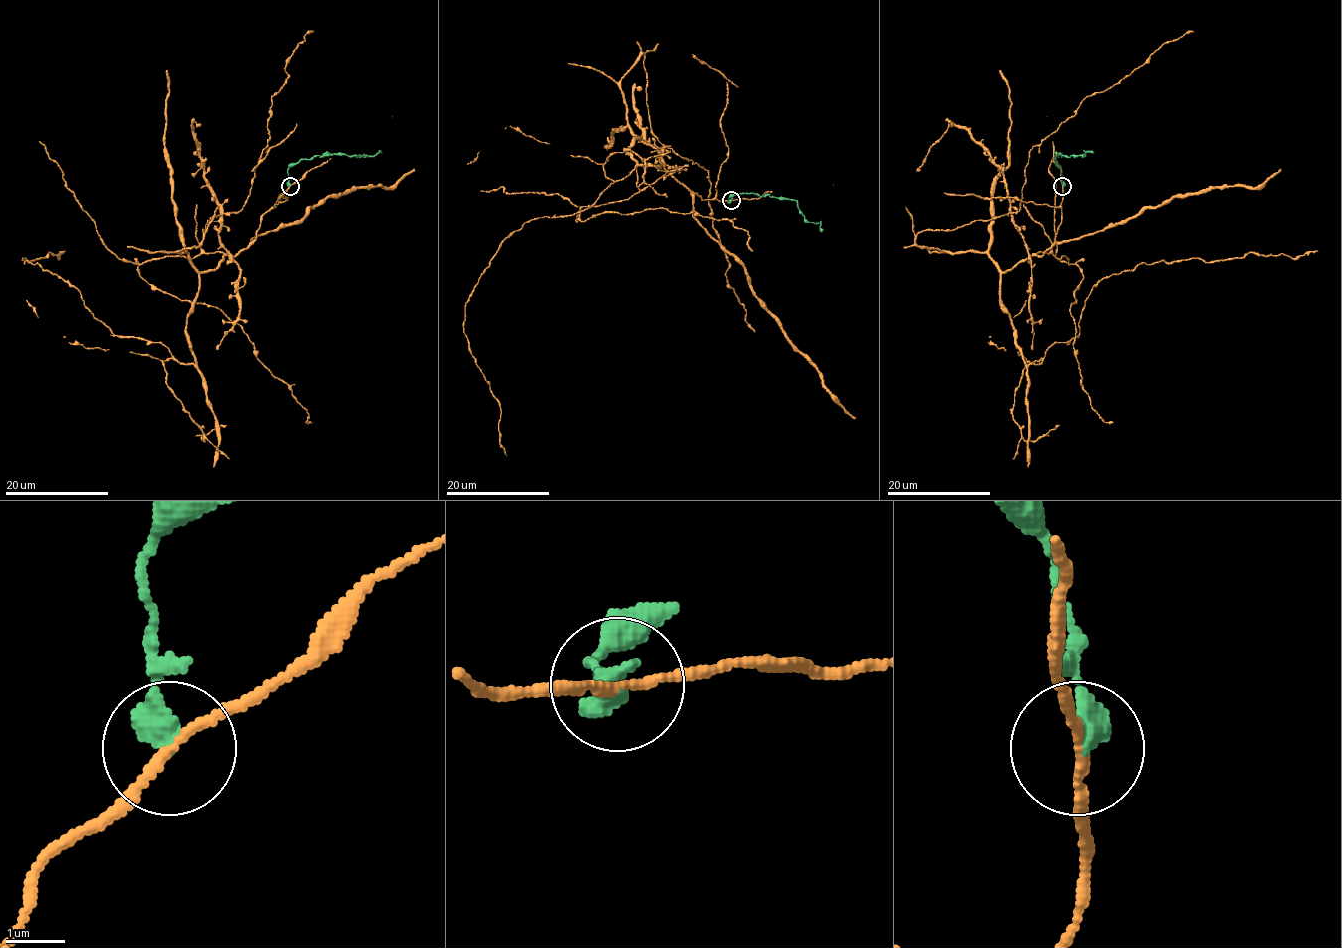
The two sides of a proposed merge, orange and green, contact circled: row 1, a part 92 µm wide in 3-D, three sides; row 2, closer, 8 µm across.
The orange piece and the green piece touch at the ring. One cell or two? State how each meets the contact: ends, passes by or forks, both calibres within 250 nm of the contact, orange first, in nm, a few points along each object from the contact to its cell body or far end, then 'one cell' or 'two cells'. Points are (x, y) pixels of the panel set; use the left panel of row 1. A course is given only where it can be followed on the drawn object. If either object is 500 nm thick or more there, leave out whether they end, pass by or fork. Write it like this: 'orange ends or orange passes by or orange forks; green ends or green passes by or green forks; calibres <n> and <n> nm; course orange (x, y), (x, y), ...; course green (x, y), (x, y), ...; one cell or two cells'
orange passes by; green ends; calibres 150 and 400 nm; course orange (290, 186), (251, 242), (198, 275), (185, 329), (194, 364), (116, 336), (77, 289), (22, 258), (66, 251); course green (290, 186), (287, 170), (301, 159), (327, 154), (380, 153); two cells

